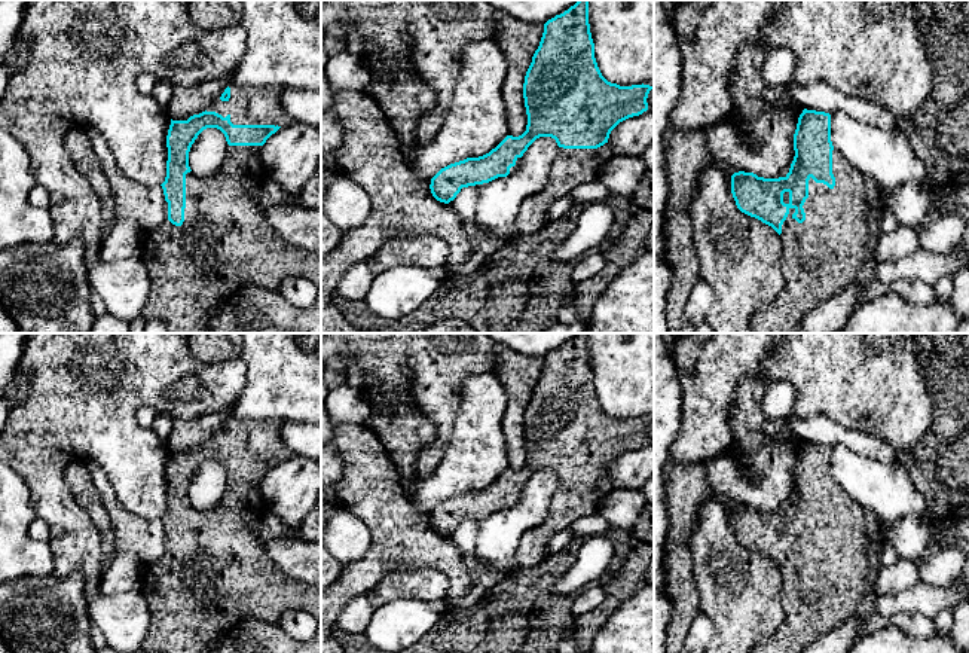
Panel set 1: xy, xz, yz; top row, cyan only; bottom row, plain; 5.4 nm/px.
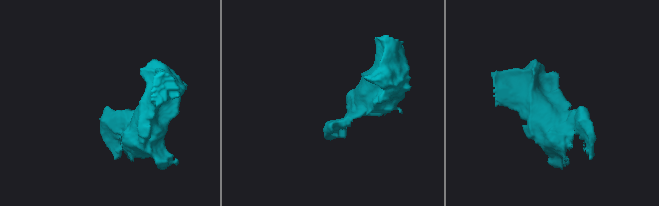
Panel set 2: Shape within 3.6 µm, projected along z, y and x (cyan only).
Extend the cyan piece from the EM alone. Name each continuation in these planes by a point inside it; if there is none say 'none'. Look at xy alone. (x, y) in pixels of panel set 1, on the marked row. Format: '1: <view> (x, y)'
1: xy (225, 241)

